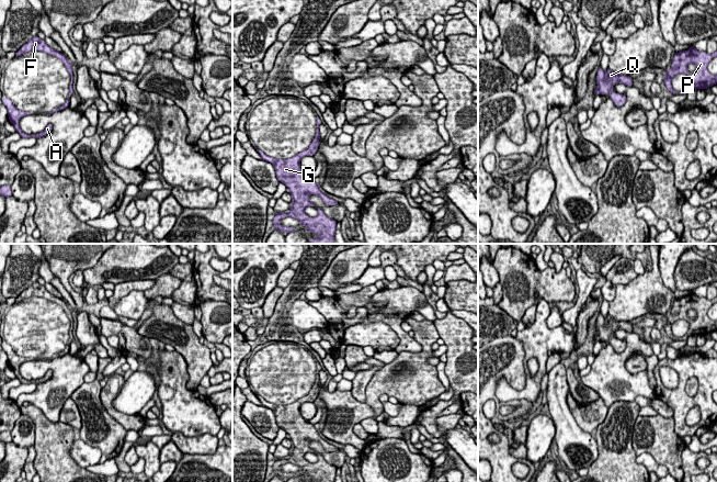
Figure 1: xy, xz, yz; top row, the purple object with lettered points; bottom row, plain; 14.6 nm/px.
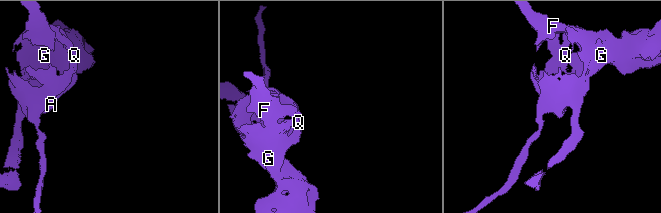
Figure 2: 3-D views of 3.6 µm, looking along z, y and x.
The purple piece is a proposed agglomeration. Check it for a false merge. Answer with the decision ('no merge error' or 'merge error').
no merge error

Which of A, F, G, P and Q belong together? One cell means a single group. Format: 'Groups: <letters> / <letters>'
Groups: A F G P Q

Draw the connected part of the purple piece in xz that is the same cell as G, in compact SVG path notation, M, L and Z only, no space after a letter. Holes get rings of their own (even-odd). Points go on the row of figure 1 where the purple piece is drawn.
M316 116L316 121L317 121L316 135L312 142L310 143L309 147L292 158L287 158L287 159L273 158L273 157L265 155L262 150L258 149L255 145L254 145L254 148L261 155L263 160L269 161L274 166L277 180L280 182L283 182L286 186L286 188L289 189L289 192L293 197L293 204L292 204L289 213L275 213L275 216L273 218L273 224L275 226L275 229L278 229L284 233L295 232L296 228L294 227L282 226L278 224L281 220L289 216L289 217L297 218L301 223L301 226L305 226L310 233L316 233L320 235L319 238L309 238L308 242L310 244L335 244L334 235L335 235L338 222L333 218L328 217L321 209L317 208L315 203L310 202L309 195L316 194L320 197L326 205L338 205L339 202L327 197L320 190L319 184L317 184L314 179L311 179L308 175L306 175L300 169L301 158L305 156L314 156L318 152L319 136L320 136L319 125L322 124L322 122L318 116ZM307 206L316 208L318 210L318 215L315 217L307 215L304 212L304 210Z

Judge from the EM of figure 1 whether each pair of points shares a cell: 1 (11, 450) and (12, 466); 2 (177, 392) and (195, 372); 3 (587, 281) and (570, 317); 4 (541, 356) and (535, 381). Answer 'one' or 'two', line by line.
1: one
2: two
3: one
4: one

